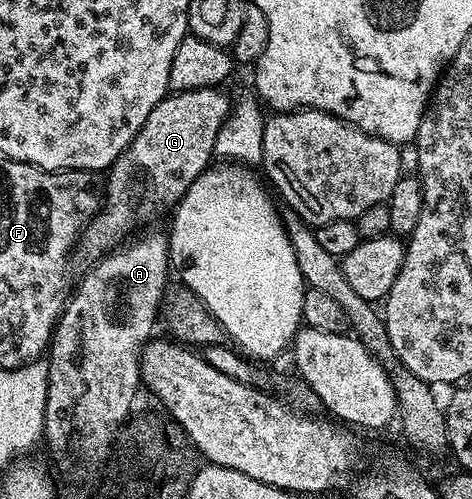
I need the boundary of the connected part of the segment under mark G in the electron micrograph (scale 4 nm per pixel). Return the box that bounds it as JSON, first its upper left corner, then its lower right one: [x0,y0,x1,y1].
[80,86,232,264]

